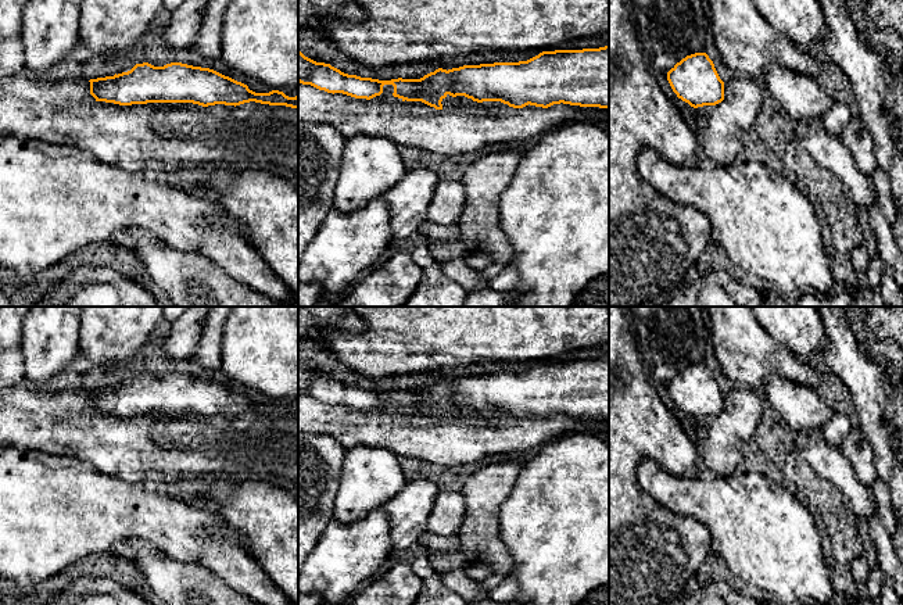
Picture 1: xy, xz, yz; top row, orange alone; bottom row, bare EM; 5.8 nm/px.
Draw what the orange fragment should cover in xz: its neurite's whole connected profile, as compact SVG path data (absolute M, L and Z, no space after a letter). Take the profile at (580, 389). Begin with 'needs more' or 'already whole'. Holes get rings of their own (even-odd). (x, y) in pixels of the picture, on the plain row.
already whole; M609 355L599 359L542 362L519 373L494 373L463 376L452 380L438 379L420 390L379 391L348 386L330 375L316 373L298 361L298 393L327 404L343 404L355 409L370 411L383 404L384 395L394 397L394 408L402 412L422 412L442 420L441 412L449 405L465 407L473 412L501 412L513 419L535 416L548 419L553 415L609 419Z

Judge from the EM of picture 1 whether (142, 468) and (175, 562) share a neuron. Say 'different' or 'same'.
different

